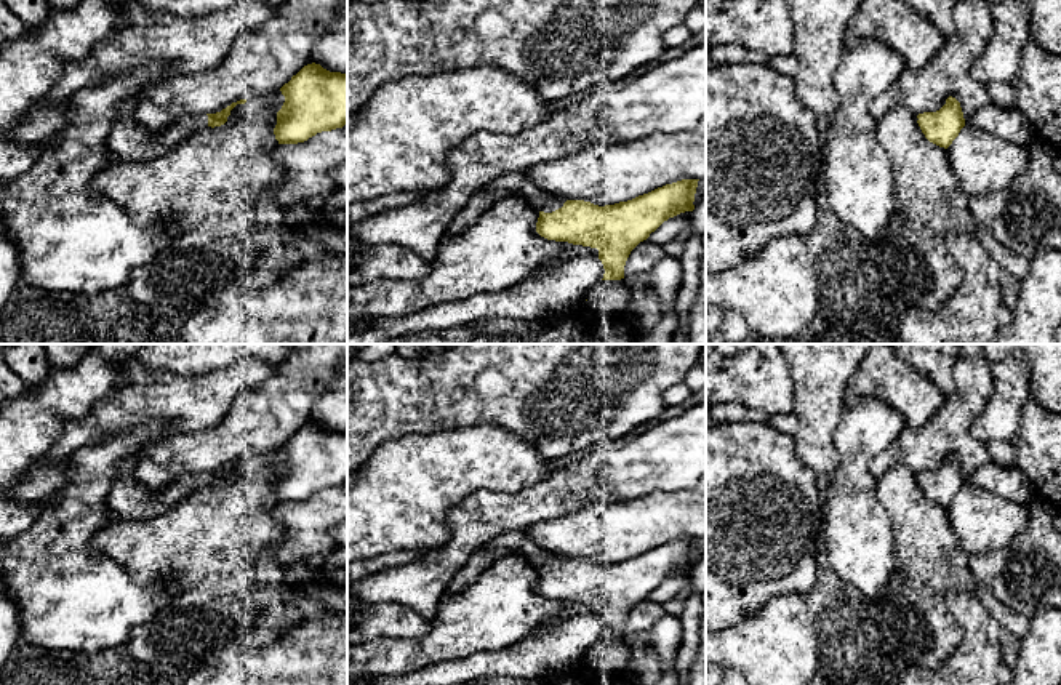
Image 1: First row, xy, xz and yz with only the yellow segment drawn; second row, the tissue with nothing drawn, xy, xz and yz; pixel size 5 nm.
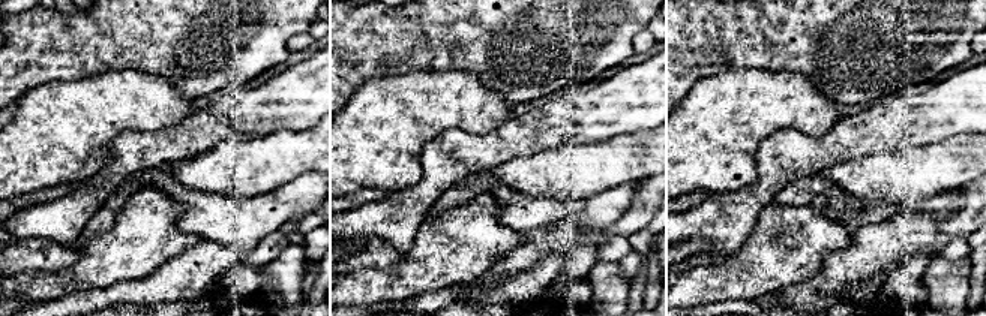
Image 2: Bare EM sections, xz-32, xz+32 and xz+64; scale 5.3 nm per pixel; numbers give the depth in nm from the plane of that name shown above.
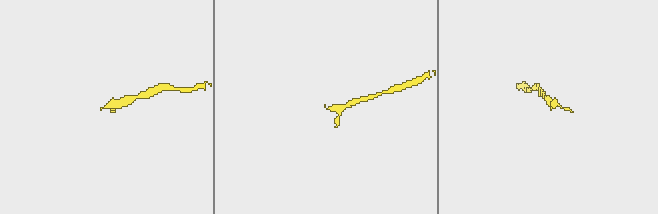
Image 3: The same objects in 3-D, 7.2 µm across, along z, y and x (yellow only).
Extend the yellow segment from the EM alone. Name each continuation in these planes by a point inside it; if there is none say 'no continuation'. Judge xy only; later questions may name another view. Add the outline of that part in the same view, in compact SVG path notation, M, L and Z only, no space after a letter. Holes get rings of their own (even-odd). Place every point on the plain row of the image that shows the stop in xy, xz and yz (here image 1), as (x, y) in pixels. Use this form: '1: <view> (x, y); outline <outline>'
1: xy (128, 500); outline M126 458L117 464L115 480L107 503L117 519L144 520L173 509L184 498L208 485L208 474L187 474L176 479L160 493L150 495L133 475L136 458Z

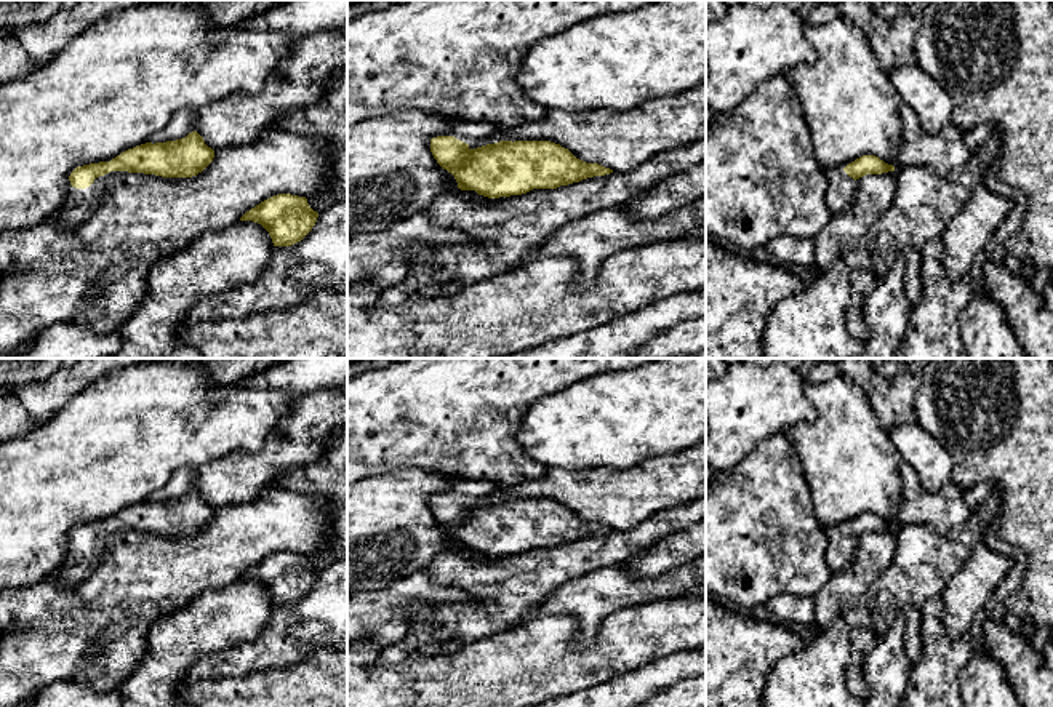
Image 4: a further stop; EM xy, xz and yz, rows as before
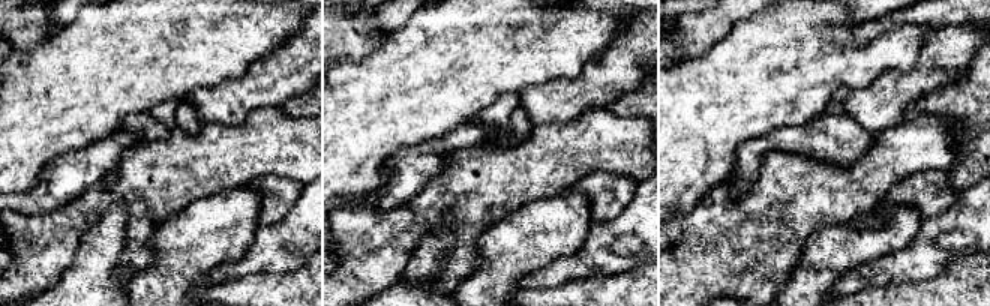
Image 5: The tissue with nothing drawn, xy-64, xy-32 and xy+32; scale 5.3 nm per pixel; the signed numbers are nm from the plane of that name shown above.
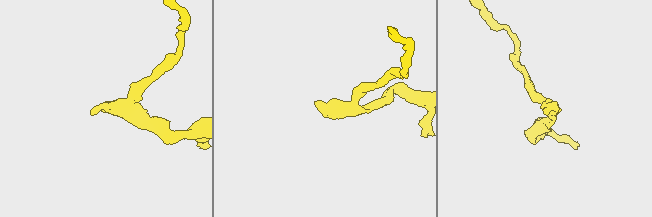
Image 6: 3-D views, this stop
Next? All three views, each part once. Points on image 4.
1: xy (79, 563); outline M107 533L99 534L86 547L69 544L62 565L54 571L61 589L72 589L85 581L106 552Z

